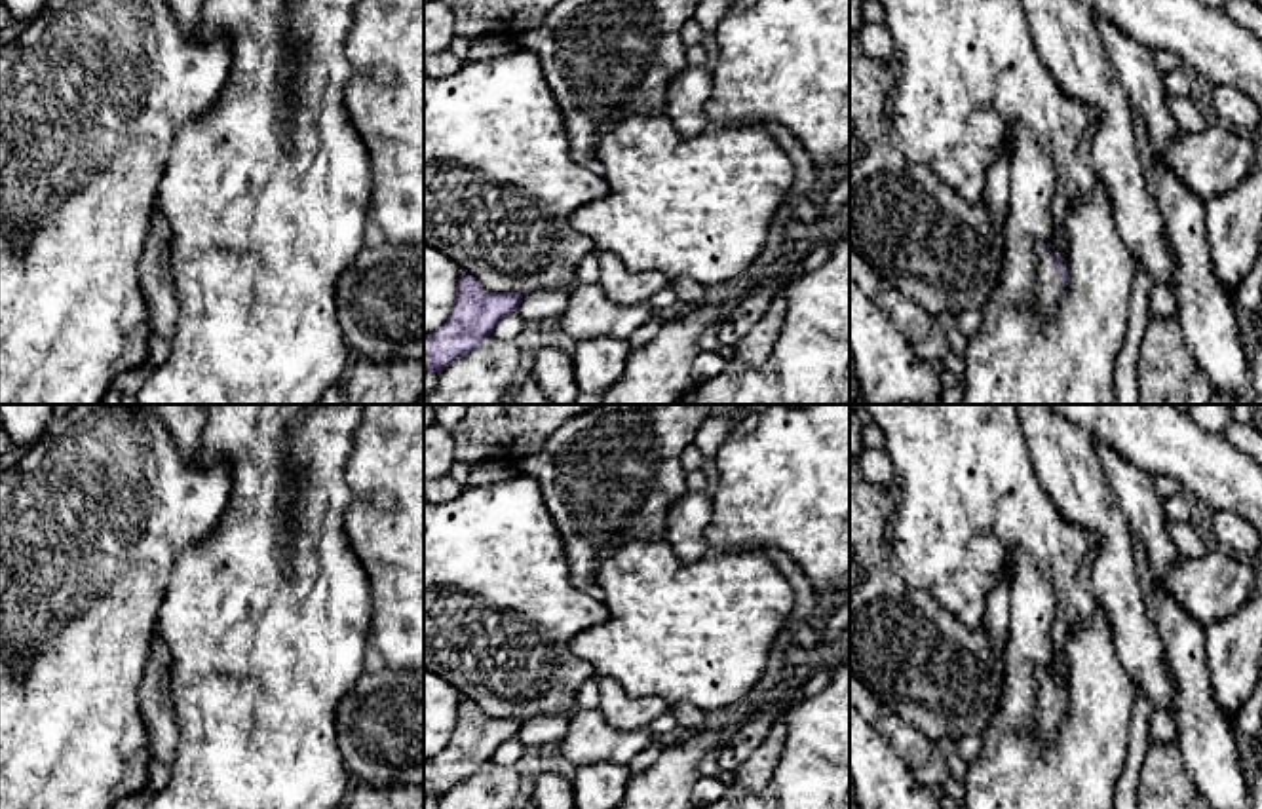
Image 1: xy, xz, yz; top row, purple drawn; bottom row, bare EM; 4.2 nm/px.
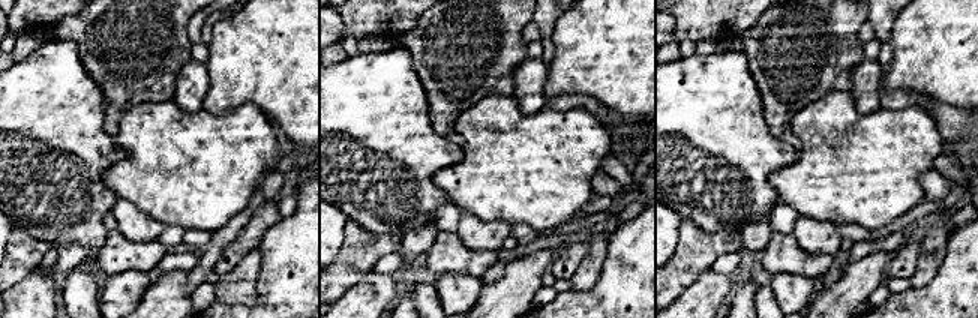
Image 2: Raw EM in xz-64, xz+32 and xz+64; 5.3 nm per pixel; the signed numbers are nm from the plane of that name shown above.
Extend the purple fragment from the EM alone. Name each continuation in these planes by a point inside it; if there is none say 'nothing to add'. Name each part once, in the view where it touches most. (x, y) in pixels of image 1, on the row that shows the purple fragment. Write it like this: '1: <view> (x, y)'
1: yz (1048, 283)

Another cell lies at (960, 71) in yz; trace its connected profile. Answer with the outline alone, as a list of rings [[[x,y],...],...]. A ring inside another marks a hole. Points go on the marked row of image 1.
[[[880,0],[893,40],[886,118],[889,142],[926,165],[969,203],[983,198],[988,167],[1009,161],[1009,123],[1021,122],[1053,161],[1057,196],[1051,251],[1064,253],[1066,213],[1097,186],[1091,144],[1097,110],[1062,91],[1040,59],[1021,0]]]

